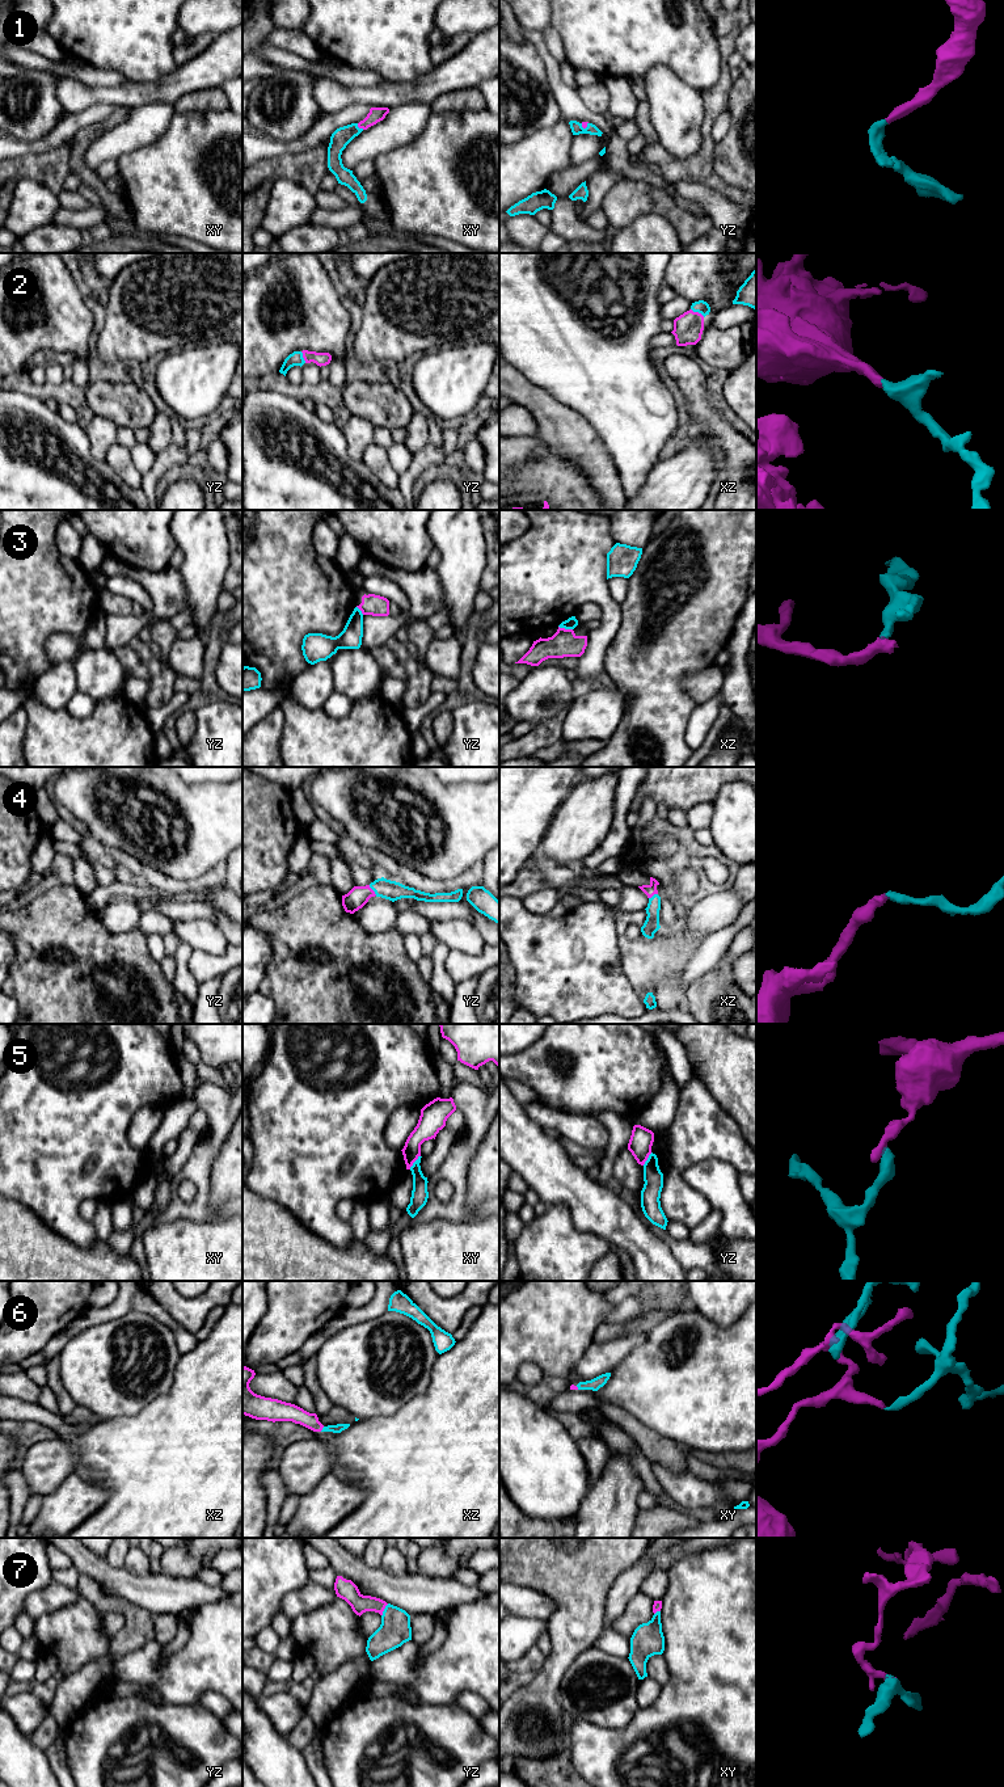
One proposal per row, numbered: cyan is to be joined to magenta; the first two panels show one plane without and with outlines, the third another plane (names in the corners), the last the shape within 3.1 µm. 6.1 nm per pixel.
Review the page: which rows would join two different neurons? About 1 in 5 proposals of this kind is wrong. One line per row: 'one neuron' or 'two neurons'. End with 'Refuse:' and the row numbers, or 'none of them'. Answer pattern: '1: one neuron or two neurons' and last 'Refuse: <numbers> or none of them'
1: one neuron
2: one neuron
3: two neurons
4: one neuron
5: two neurons
6: one neuron
7: one neuron
Refuse: 3, 5

